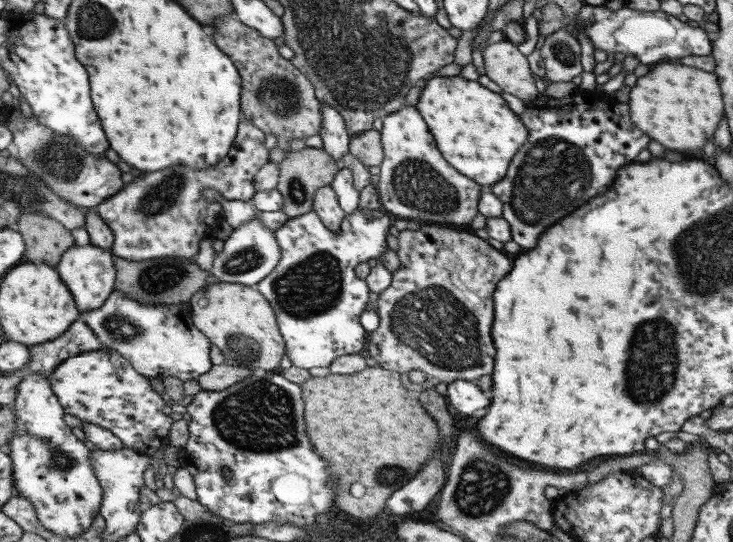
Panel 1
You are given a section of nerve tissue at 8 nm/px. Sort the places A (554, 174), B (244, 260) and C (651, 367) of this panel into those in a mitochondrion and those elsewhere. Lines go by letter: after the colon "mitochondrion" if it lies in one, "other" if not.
A: mitochondrion
B: mitochondrion
C: mitochondrion

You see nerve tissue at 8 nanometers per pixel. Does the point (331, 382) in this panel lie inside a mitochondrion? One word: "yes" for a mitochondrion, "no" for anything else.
no

